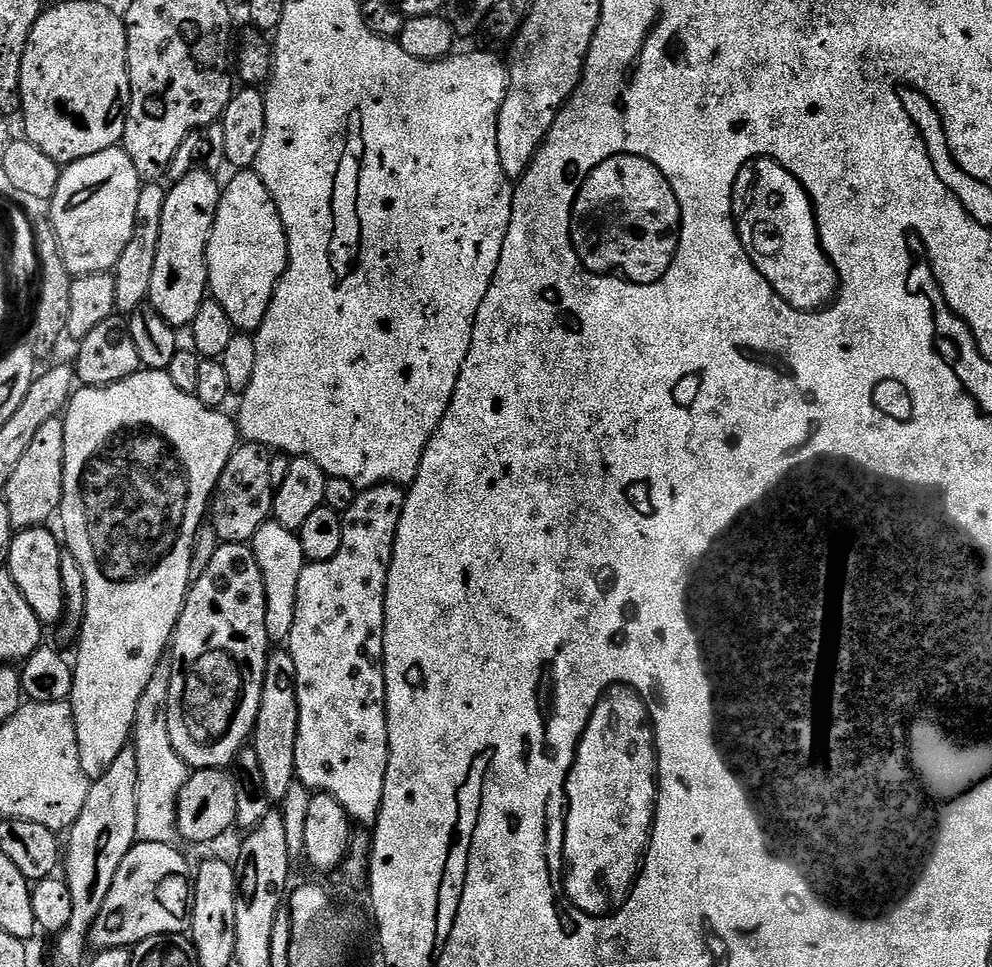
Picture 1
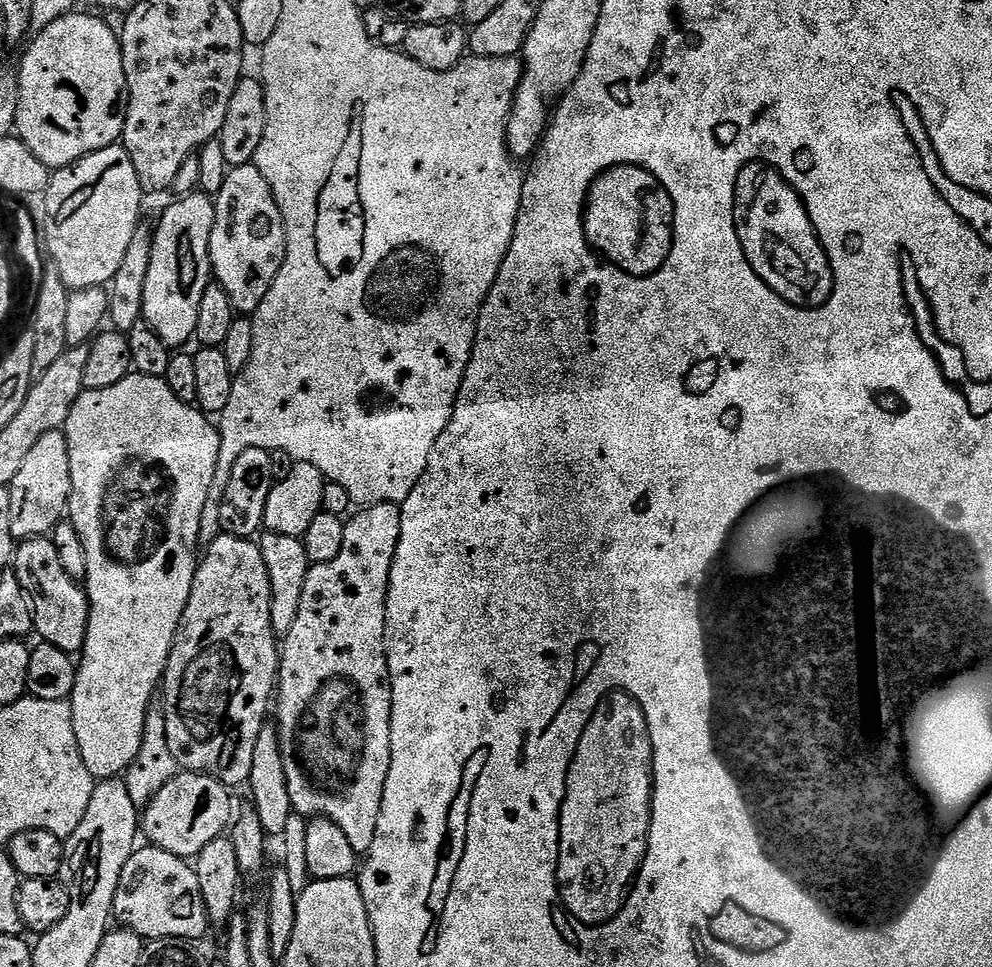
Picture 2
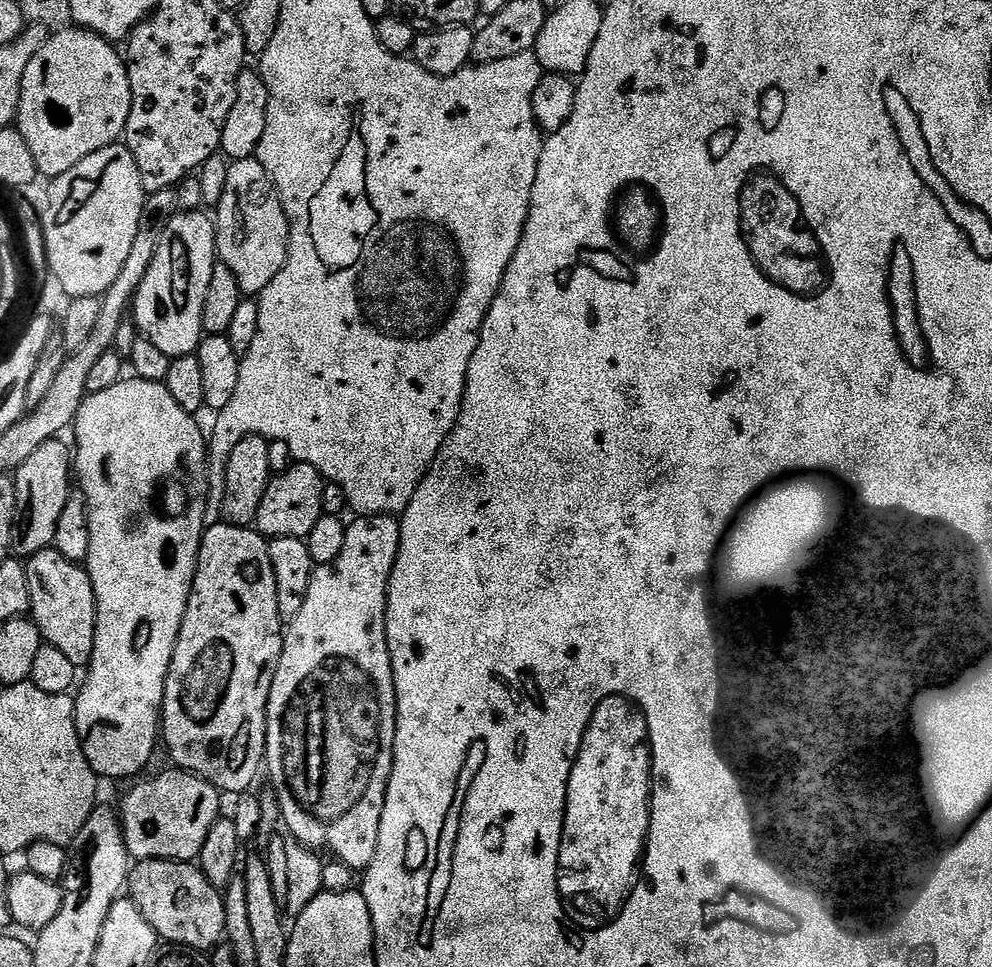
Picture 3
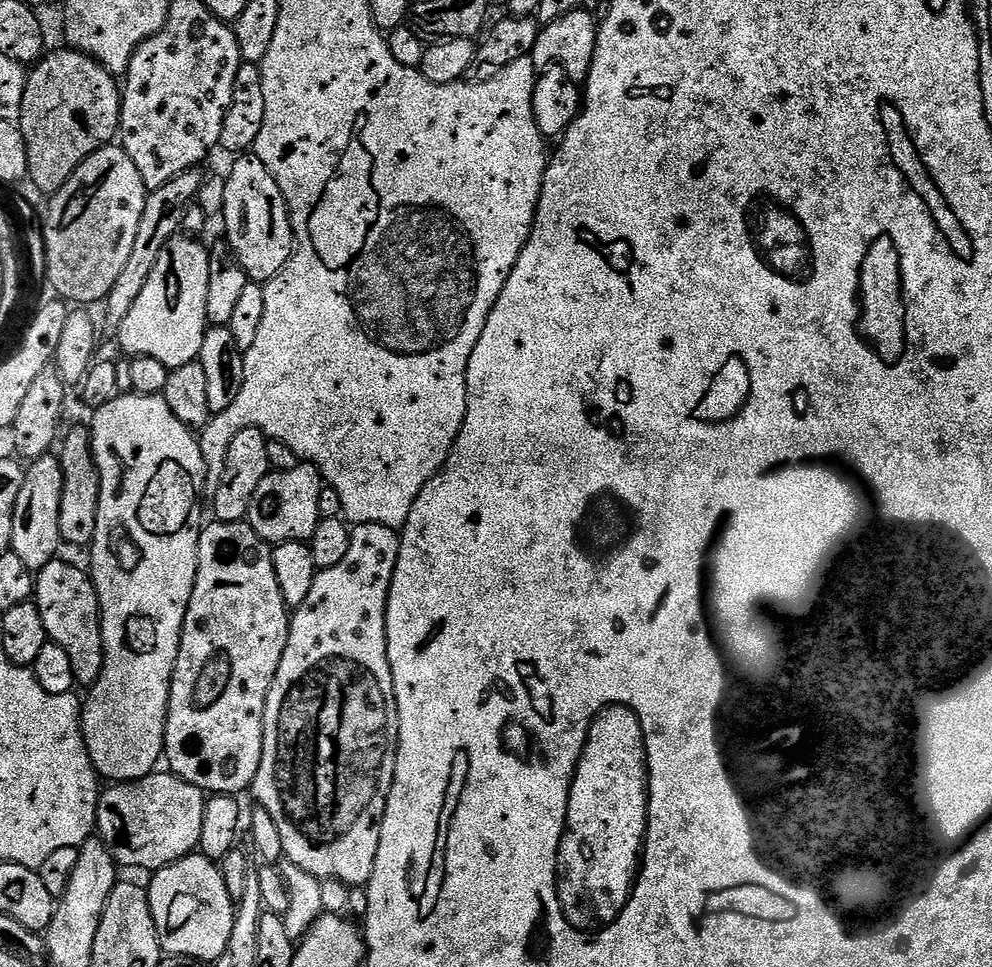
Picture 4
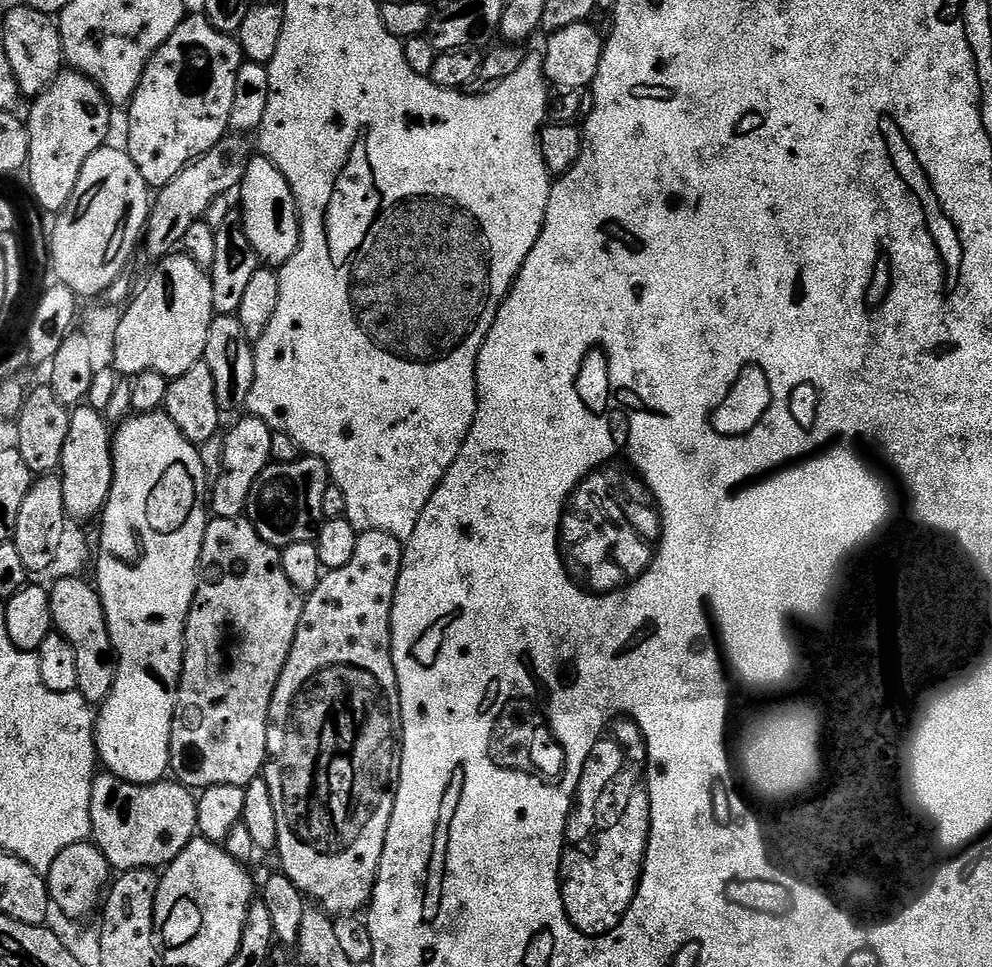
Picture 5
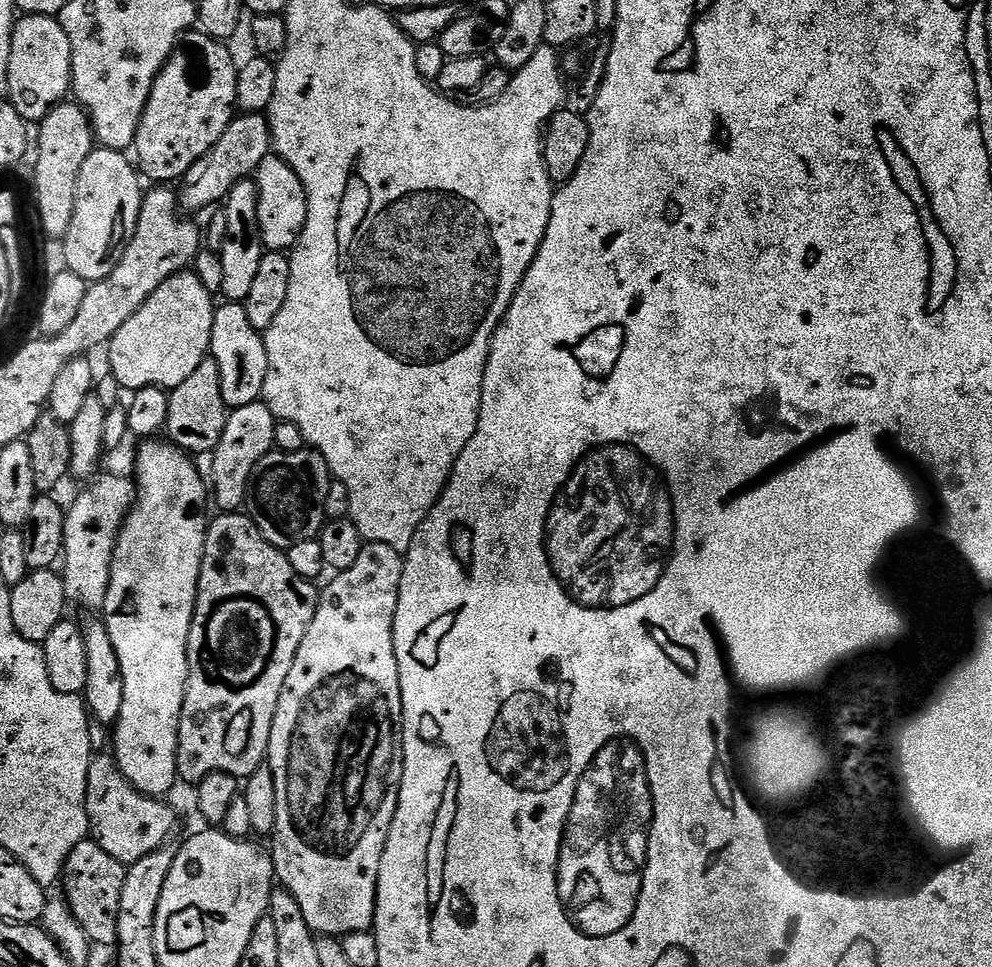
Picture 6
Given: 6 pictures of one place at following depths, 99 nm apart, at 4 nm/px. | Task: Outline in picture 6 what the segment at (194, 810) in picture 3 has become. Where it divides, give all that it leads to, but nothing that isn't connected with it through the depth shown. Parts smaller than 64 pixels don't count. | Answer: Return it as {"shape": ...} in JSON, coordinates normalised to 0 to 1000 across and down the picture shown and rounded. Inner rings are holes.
{"shape":[[[94,781],[91,800],[87,809],[89,818],[89,855],[92,868],[96,869],[111,887],[119,887],[126,896],[132,896],[147,883],[157,881],[170,872],[177,844],[165,832],[164,826],[147,823],[137,818],[133,811],[121,799],[112,781]]]}

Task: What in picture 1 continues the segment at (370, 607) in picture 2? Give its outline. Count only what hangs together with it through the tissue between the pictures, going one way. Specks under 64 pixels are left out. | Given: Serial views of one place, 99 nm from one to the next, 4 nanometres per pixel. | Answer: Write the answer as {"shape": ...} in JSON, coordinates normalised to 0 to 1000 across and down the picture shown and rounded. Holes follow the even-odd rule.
{"shape":[[[385,499],[376,505],[368,505],[362,510],[353,523],[353,527],[345,531],[345,565],[337,577],[329,581],[307,582],[304,598],[300,598],[300,623],[296,631],[296,651],[292,651],[288,663],[288,671],[295,678],[299,694],[298,716],[300,732],[299,775],[296,776],[298,804],[316,820],[327,819],[335,822],[347,835],[351,847],[360,852],[378,853],[383,841],[385,817],[389,813],[389,792],[391,791],[391,735],[389,734],[389,701],[387,700],[387,611],[391,601],[391,586],[395,580],[397,556],[401,548],[401,540],[407,526],[408,506],[401,501]]]}

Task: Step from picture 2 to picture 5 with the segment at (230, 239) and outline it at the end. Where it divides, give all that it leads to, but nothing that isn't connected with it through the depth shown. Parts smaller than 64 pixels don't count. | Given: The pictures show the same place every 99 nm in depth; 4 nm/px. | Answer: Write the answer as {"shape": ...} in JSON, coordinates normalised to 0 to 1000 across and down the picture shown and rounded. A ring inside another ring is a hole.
{"shape":[[[258,159],[250,166],[250,175],[246,181],[246,186],[240,195],[240,219],[246,222],[244,235],[252,254],[258,260],[259,266],[267,274],[281,275],[287,273],[302,253],[302,224],[298,221],[298,206],[288,188],[288,184],[267,161]]]}

